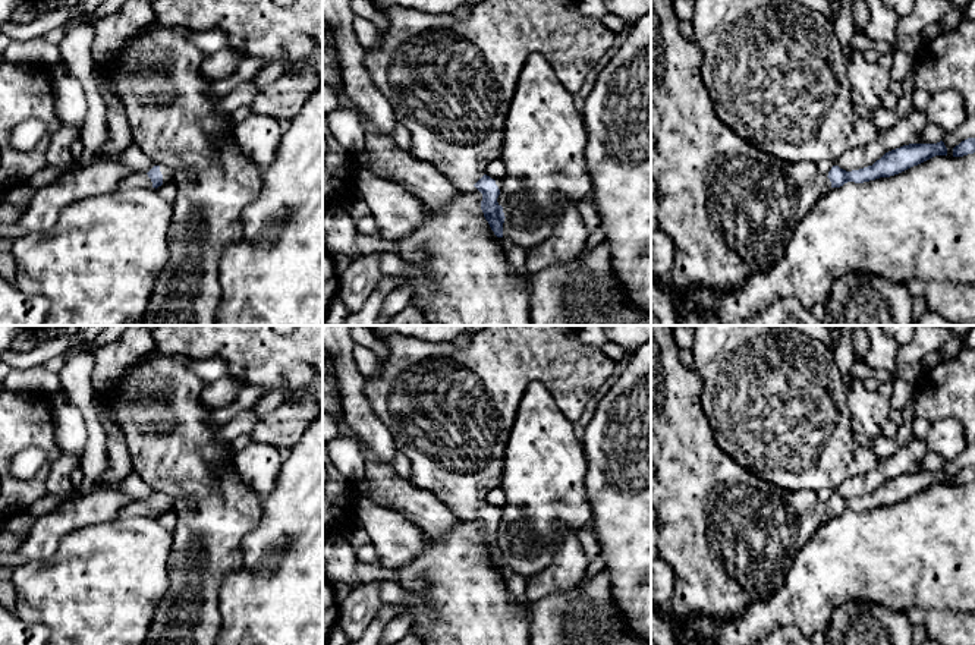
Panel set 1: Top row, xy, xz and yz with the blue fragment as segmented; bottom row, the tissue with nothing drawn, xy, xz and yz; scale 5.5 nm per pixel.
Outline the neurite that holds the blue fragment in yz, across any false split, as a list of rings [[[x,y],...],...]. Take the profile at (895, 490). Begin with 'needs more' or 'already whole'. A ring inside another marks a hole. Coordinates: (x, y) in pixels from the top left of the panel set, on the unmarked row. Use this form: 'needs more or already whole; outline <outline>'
needs more; outline [[[651,325],[651,468],[655,485],[651,488],[651,506],[657,512],[658,559],[674,573],[672,611],[674,614],[674,645],[715,645],[710,641],[689,641],[683,635],[685,623],[701,614],[718,620],[735,620],[754,602],[770,598],[784,583],[798,553],[811,539],[824,519],[847,510],[864,512],[899,503],[935,484],[947,484],[943,469],[937,472],[909,472],[886,481],[872,494],[846,500],[833,494],[828,503],[818,500],[817,491],[789,491],[767,482],[732,460],[714,441],[710,422],[701,406],[702,378],[679,359],[679,347],[670,325]]]

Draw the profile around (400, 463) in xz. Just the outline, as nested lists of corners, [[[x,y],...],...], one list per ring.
[[[396,452],[391,460],[393,469],[406,481],[411,481],[411,462],[409,459],[402,453]]]

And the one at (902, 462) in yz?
[[[912,437],[905,447],[899,447],[891,457],[884,459],[875,469],[845,479],[836,493],[846,500],[872,494],[886,481],[912,472],[913,465],[922,462],[928,452],[924,440]]]

